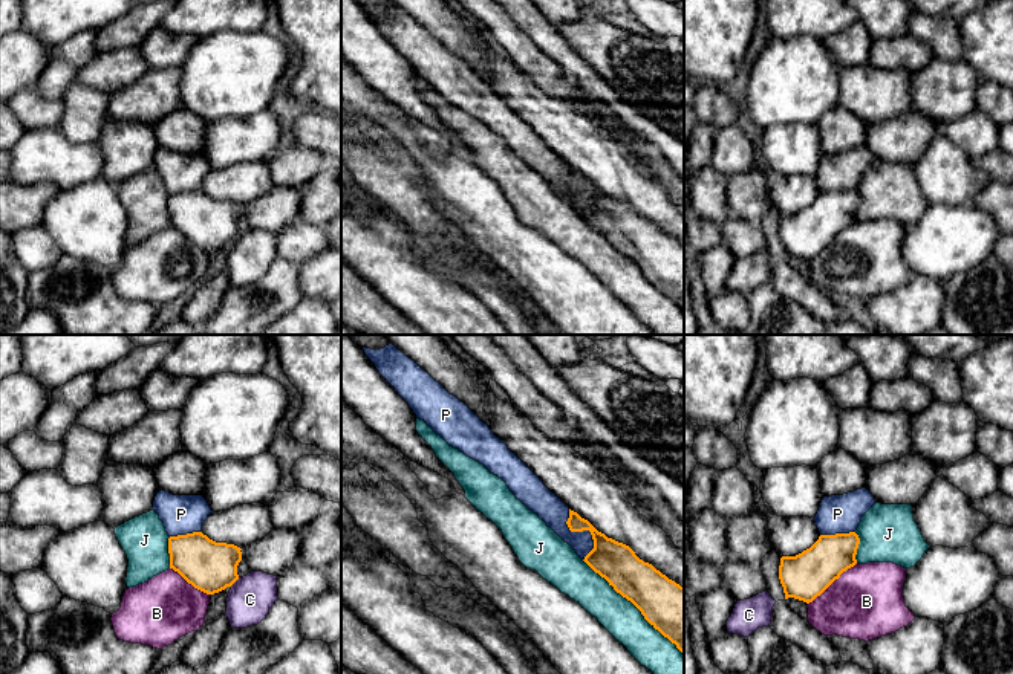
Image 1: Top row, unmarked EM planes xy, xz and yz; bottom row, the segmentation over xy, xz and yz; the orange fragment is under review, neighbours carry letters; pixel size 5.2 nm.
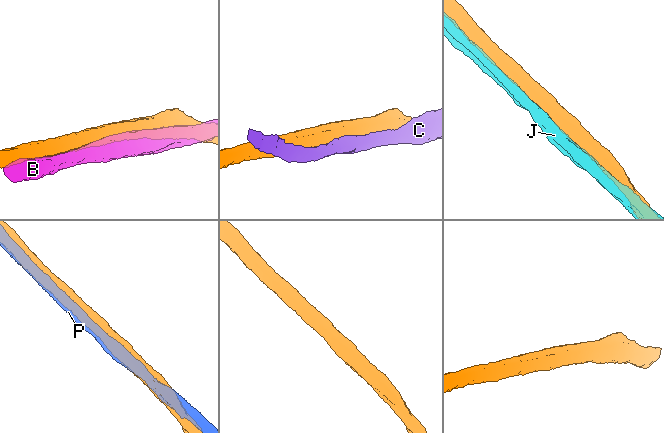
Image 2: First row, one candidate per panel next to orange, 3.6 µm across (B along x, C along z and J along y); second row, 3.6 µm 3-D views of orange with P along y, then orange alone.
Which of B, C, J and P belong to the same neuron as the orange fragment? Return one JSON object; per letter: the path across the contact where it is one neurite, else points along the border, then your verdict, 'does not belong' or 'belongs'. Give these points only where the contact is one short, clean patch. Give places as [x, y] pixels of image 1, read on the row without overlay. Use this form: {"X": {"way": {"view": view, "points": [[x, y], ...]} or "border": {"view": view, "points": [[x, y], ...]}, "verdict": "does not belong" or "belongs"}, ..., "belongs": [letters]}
{"B": {"verdict": "does not belong"}, "C": {"verdict": "does not belong"}, "J": {"verdict": "does not belong"}, "P": {"verdict": "does not belong"}, "belongs": []}

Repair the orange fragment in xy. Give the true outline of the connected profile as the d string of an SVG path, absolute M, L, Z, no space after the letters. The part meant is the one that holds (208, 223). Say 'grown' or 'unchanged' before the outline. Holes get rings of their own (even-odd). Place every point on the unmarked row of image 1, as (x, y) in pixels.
unchanged; M202 190L168 196L170 226L207 252L219 251L239 237L240 208L234 202L216 200Z

